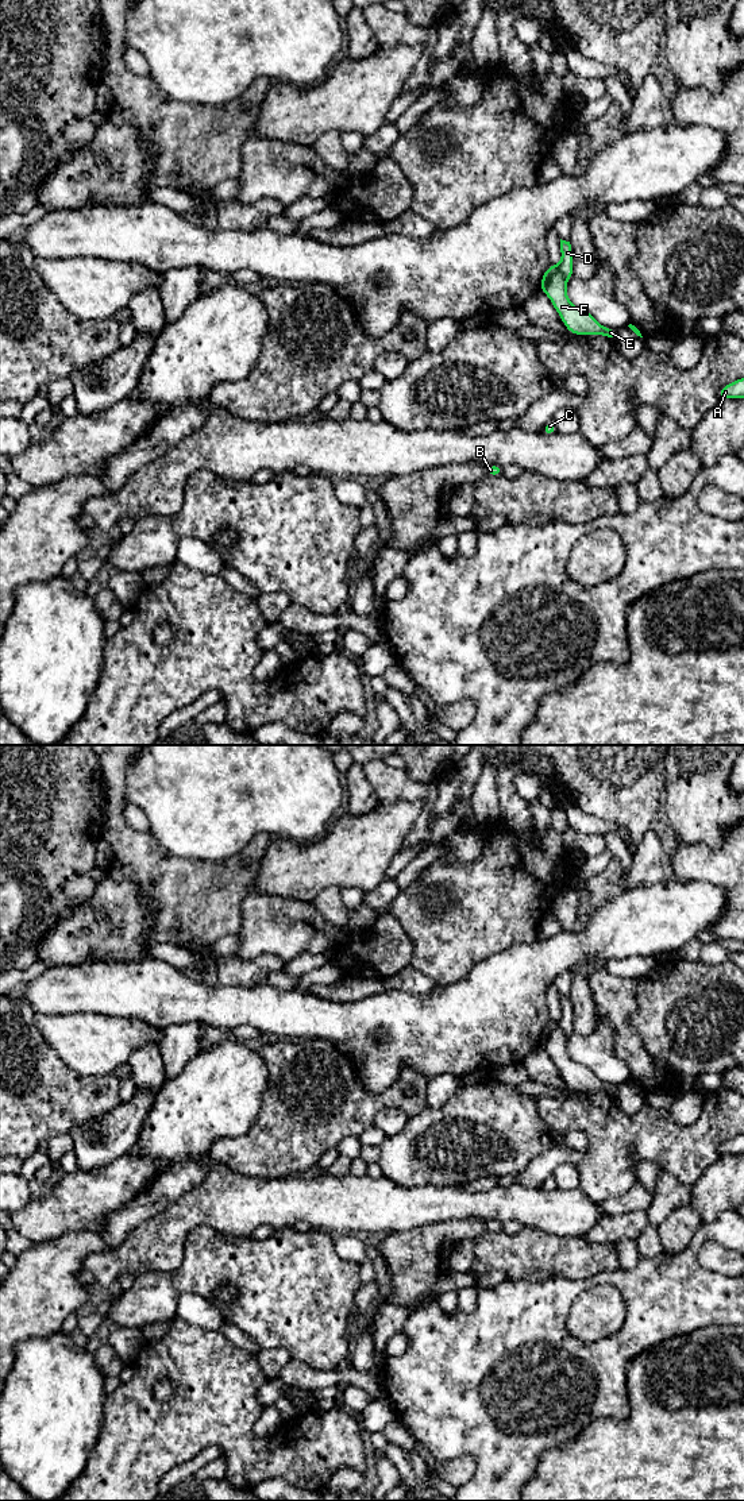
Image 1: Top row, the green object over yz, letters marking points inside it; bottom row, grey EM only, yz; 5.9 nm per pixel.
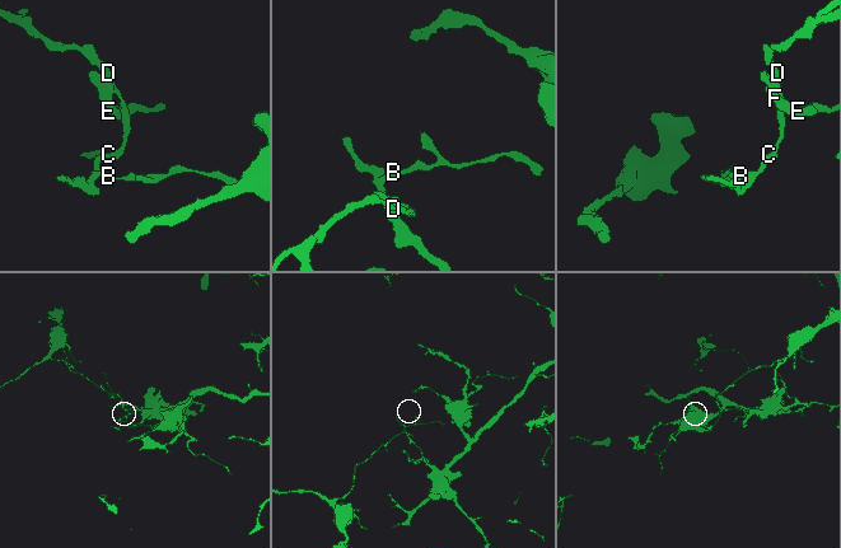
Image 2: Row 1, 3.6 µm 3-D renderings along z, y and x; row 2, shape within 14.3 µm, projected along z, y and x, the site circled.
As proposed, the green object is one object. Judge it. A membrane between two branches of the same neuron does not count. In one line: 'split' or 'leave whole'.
split

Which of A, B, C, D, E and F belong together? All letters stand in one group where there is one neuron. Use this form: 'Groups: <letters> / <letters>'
Groups: A E F / B C D

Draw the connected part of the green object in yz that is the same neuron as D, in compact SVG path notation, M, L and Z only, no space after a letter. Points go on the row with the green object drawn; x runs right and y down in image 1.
M560 239L560 252L562 252L562 261L559 265L559 270L562 271L562 275L564 277L564 281L567 282L573 275L573 248L570 242Z

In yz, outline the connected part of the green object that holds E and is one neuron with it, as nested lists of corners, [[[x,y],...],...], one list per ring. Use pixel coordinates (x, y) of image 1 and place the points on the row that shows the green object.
[[[548,266],[540,281],[540,290],[550,297],[568,332],[574,335],[604,335],[616,342],[618,329],[602,327],[587,310],[577,308],[568,301],[566,281],[559,266]]]

